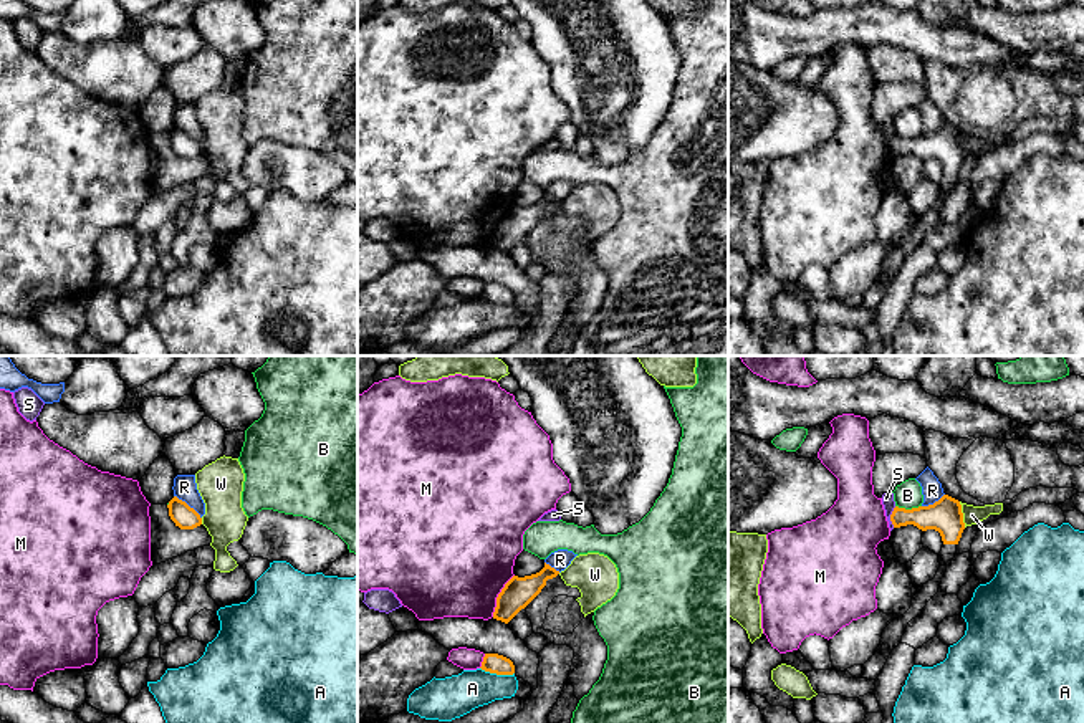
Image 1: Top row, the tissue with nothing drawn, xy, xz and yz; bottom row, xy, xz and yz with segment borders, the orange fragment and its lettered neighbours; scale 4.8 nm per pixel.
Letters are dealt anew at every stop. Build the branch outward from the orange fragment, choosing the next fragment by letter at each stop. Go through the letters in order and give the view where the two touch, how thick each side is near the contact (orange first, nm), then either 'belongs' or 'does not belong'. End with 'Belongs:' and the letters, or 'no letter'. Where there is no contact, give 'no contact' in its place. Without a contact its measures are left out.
A: contact in xz; calibres 100 and 200 nm; does not belong
B: contact in yz; calibres 160 and 130 nm; does not belong
M: contact in xz; calibres 150 and 480 nm; does not belong
R: contact in xy; calibres 120 and 110 nm; does not belong
S: contact in yz; calibres 150 and 60 nm; does not belong
W: contact in yz; calibres 160 and 90 nm; does not belong
Belongs: no letter

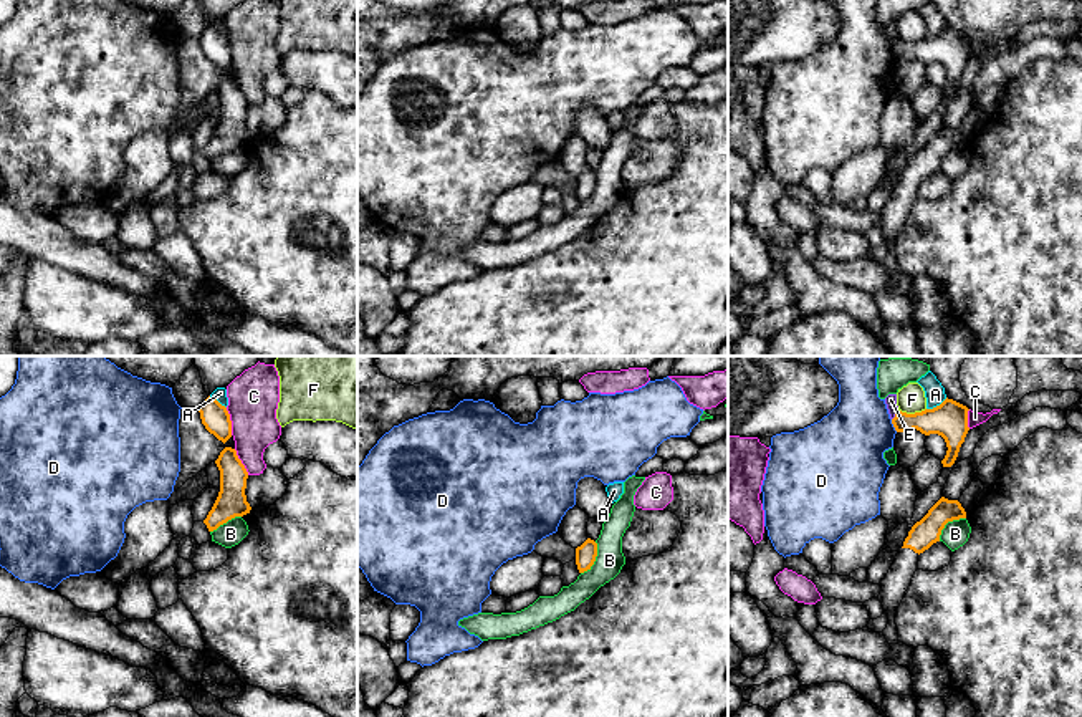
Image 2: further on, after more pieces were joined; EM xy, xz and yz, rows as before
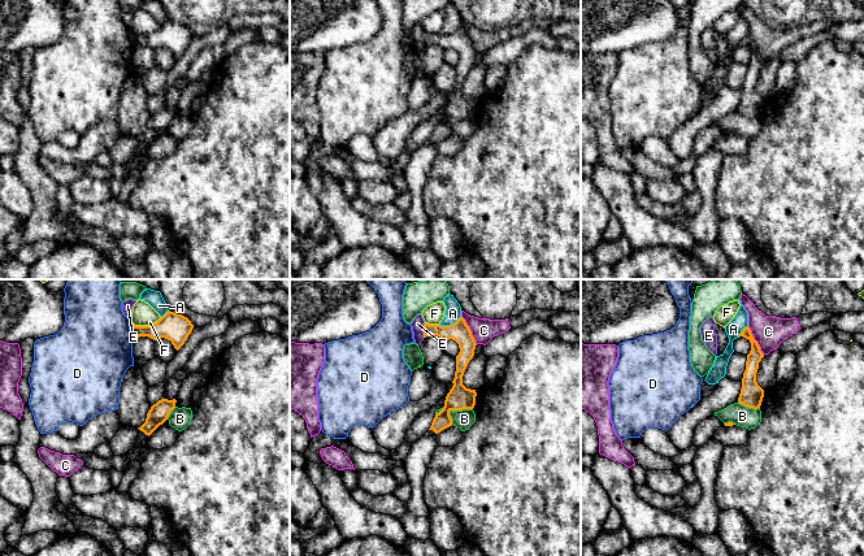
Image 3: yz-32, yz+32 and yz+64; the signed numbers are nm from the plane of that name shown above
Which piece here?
A: contact in yz; calibres 180 and 100 nm; does not belong
B: contact in xz; calibres 100 and 140 nm; does not belong
C: contact in xy; calibres 140 and 240 nm; does not belong
D: contact in yz; calibres 150 and 360 nm; does not belong
E: contact in yz; calibres 160 and 60 nm; does not belong
F: contact in yz; calibres 180 and 140 nm; does not belong
Belongs: no letter

